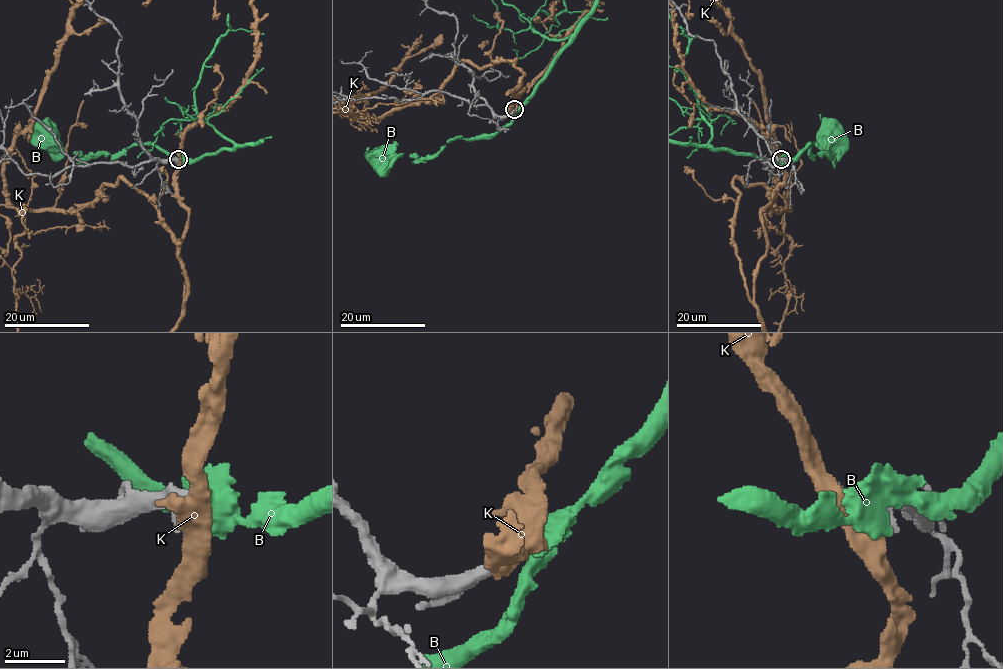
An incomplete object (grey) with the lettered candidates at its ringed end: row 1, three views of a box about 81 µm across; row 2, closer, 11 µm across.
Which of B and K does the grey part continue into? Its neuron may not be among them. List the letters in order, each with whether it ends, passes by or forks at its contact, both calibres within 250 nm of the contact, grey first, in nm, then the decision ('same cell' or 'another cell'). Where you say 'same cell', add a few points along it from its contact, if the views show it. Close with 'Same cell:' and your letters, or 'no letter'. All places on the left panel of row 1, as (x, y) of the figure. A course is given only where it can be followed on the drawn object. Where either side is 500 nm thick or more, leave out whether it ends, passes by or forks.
B: 400 nm thick on the grey side, 900 nm on the other; same cell; it runs (178, 159), (147, 144), (131, 145), (113, 155), (63, 154), (49, 137)
K: it forks there; 360 nm thick on the grey side, 480 nm on the other; another cell
Same cell: B

